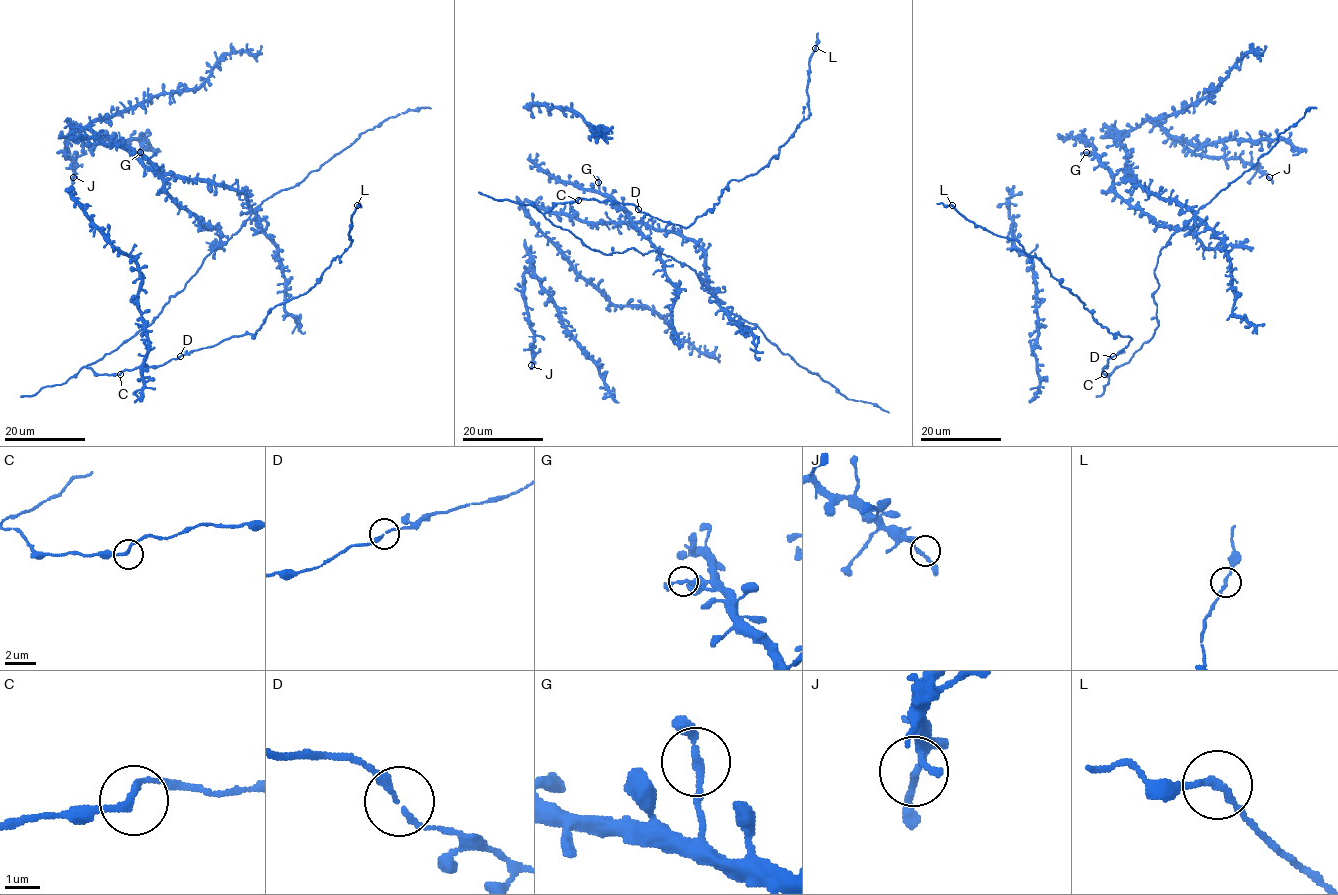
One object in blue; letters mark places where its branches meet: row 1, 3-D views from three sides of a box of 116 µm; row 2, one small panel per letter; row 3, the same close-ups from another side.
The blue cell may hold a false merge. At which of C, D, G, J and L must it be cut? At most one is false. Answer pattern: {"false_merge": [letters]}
{"false_merge": []}

